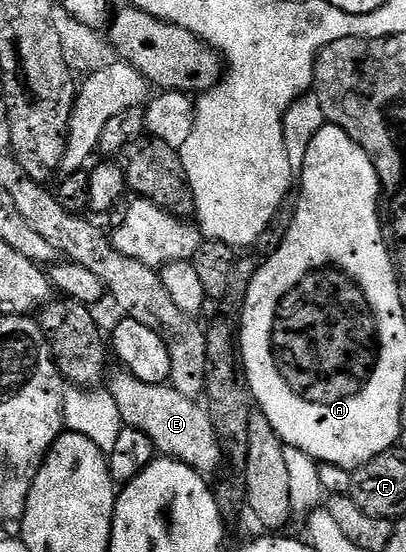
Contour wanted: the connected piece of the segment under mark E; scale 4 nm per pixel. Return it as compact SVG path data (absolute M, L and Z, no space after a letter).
M125 368L119 371L114 379L109 379L108 389L116 400L116 408L120 408L125 425L140 428L152 440L159 455L188 464L203 476L210 476L213 470L221 468L224 463L224 443L218 438L218 429L205 405L176 392L172 384L148 384Z

